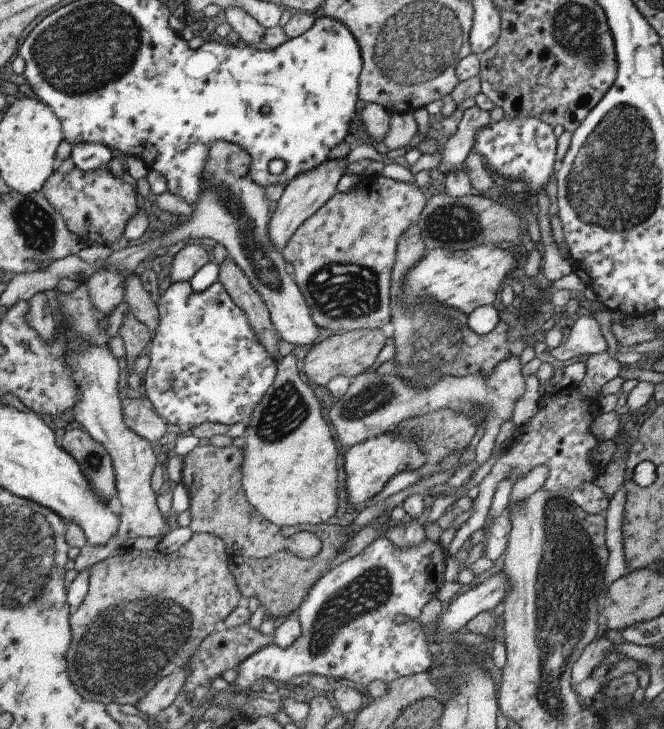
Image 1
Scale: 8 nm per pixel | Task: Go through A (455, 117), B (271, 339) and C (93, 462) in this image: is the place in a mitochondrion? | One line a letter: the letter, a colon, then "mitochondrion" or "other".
A: other
B: other
C: mitochondrion

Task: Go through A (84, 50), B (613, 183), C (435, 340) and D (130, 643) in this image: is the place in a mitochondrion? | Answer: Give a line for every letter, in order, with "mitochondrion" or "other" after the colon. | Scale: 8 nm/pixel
A: mitochondrion
B: mitochondrion
C: mitochondrion
D: mitochondrion

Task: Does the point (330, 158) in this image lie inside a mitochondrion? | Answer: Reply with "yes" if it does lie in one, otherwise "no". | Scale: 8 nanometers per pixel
no

